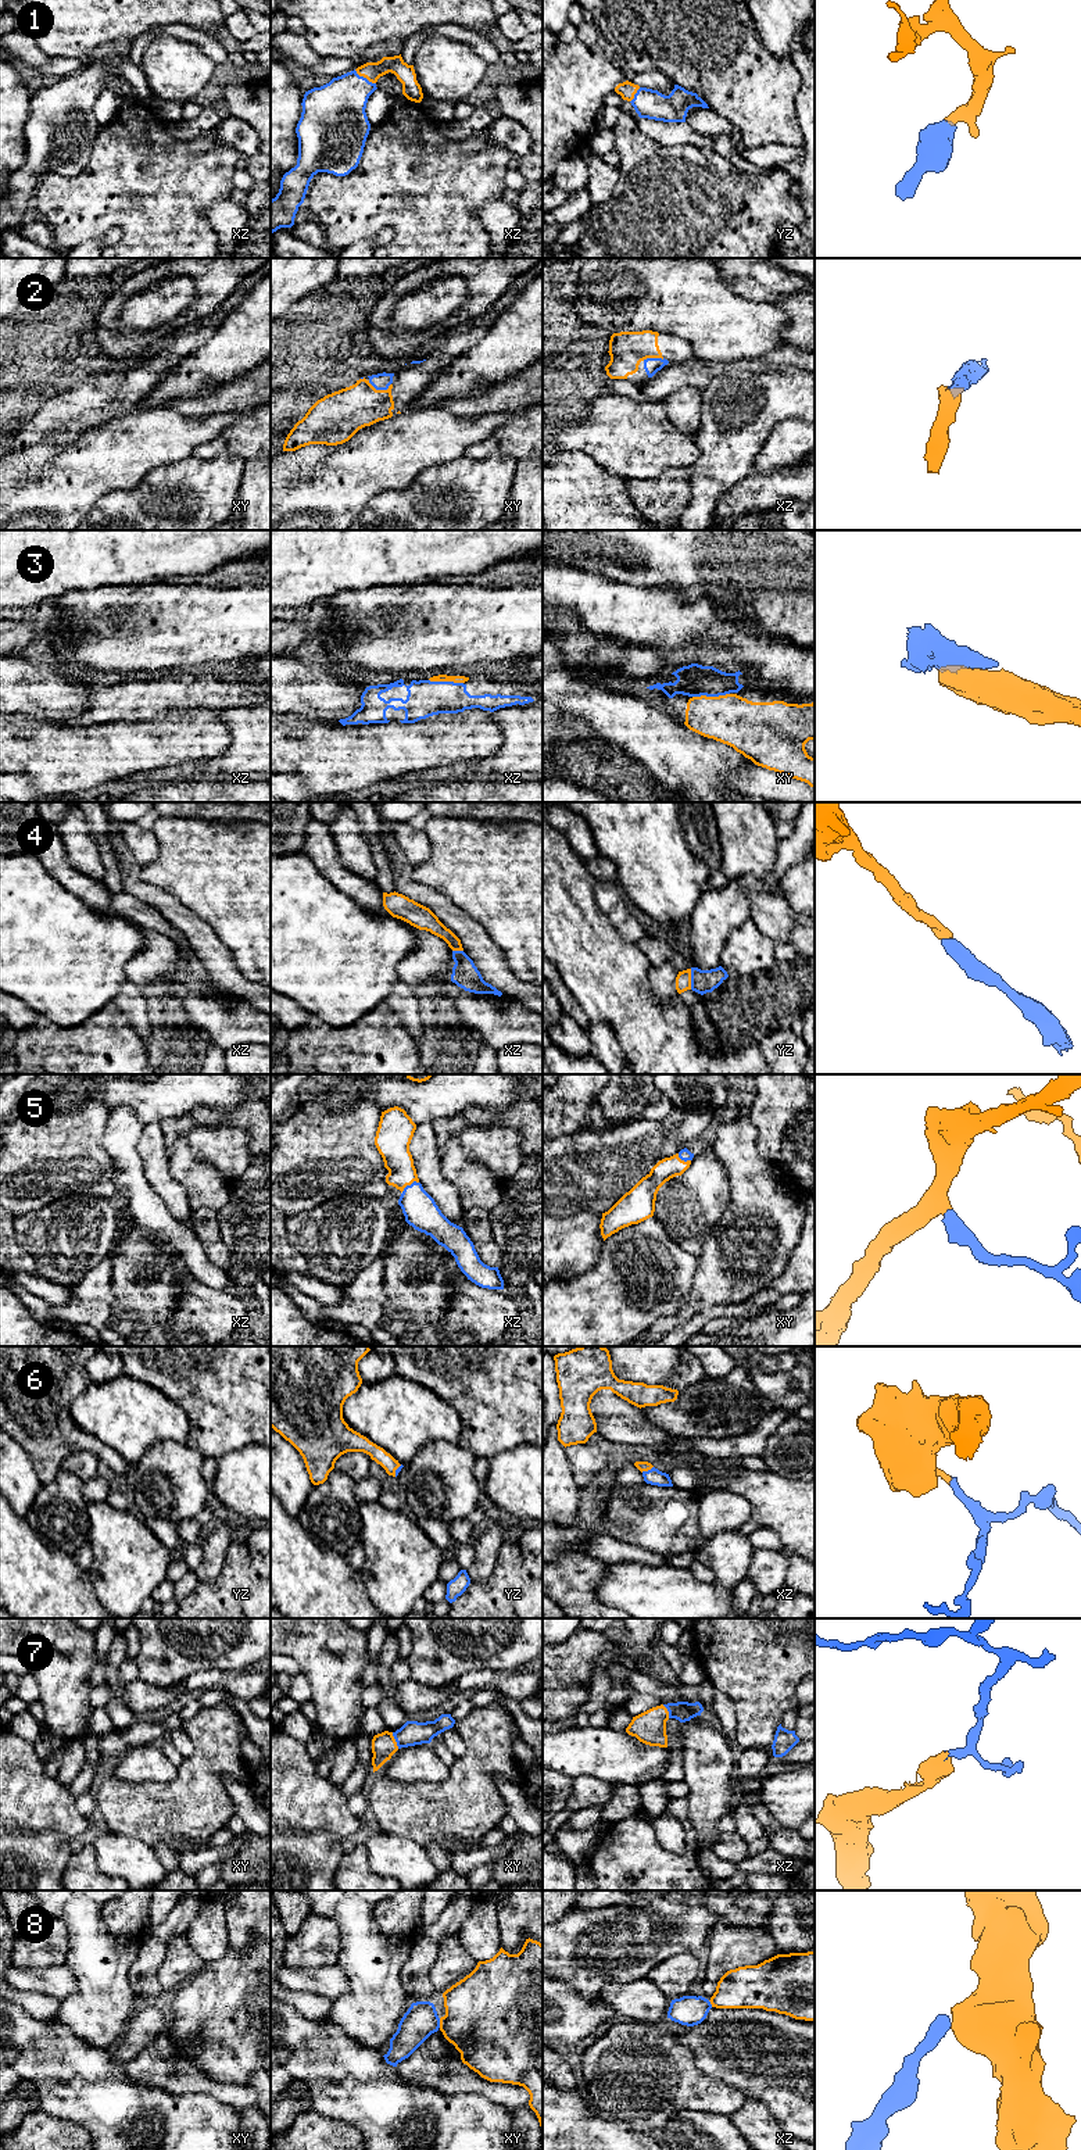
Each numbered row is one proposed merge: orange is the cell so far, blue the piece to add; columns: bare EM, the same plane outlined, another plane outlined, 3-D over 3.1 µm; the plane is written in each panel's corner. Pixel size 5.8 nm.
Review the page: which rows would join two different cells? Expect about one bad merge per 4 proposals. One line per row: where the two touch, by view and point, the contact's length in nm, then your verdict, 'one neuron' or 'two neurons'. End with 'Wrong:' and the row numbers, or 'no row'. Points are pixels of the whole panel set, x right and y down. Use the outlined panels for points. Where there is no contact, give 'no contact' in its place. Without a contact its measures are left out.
1: meets orange in xz at (365, 77); contact 150 nm long; one neuron
2: meets orange in xy at (379, 390); contact 140 nm long; one neuron
3: meets orange in xy at (711, 697); contact 220 nm long; one neuron
4: meets orange in yz at (690, 979); contact 120 nm long; one neuron
5: meets orange in xz at (410, 1184); contact 120 nm long; one neuron
6: meets orange in xz at (647, 1470); contact 80 nm long; one neuron
7: meets orange in xy at (394, 1741); contact 100 nm long; one neuron
8: meets orange in xy at (440, 2022); contact 60 nm long; two neurons
Wrong: 8

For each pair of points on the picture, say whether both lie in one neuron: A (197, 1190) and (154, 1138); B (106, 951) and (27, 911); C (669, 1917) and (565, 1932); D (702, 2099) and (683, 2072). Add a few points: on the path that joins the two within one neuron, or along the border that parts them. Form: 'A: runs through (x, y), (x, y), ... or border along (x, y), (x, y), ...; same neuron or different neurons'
A: border along (168, 1154), (168, 1170), (183, 1186); different neurons
B: runs through (86, 951), (67, 951), (46, 930); same neuron
C: runs through (643, 1931), (591, 1931); same neuron
D: runs through (695, 2092), (683, 2079); same neuron

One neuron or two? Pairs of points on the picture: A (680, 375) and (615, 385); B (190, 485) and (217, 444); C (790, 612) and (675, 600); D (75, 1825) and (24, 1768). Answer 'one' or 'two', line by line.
A: one
B: two
C: two
D: one

